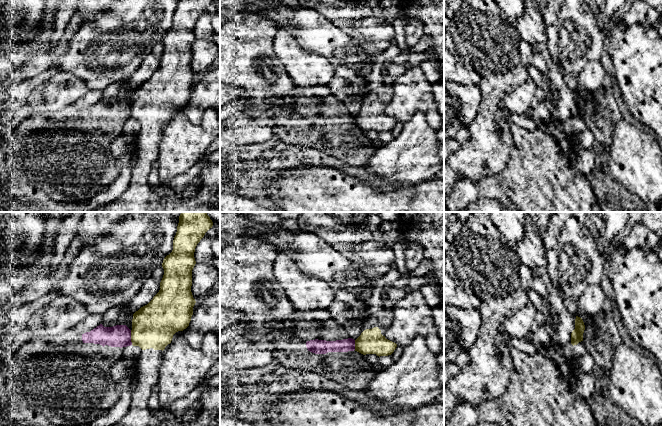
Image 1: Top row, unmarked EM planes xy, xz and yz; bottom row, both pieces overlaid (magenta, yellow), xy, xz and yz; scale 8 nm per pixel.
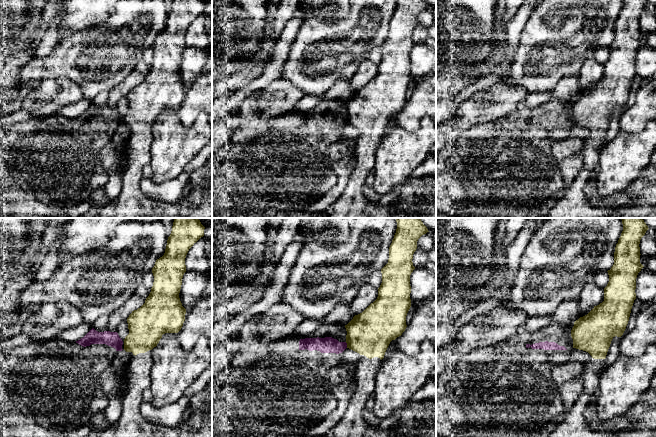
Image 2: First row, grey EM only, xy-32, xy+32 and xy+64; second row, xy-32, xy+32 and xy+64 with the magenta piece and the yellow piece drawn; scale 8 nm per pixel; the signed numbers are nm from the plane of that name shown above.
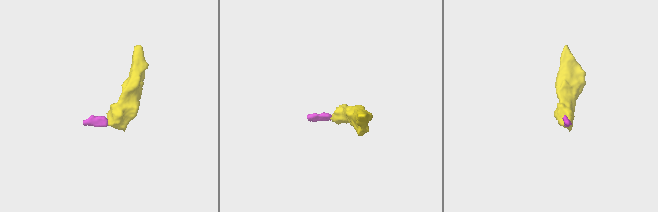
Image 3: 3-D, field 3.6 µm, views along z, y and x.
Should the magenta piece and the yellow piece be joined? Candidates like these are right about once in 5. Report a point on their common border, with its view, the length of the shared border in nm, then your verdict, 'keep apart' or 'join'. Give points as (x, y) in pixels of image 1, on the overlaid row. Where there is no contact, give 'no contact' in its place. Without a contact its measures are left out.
contact xy (130, 337); length 120 nm; keep apart

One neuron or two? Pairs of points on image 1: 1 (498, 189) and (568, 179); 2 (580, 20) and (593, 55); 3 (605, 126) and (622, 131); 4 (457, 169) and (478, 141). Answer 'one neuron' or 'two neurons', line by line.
1: one neuron
2: one neuron
3: two neurons
4: one neuron

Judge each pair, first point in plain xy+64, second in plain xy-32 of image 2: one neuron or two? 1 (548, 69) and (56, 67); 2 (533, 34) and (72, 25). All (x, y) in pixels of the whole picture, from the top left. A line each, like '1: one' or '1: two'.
1: one
2: two

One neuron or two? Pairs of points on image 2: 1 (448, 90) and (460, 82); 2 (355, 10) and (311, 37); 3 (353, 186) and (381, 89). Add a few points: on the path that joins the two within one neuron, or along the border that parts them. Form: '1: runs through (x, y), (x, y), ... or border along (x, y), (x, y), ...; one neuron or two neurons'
1: runs through (451, 87), (457, 83); one neuron
2: runs through (344, 21), (330, 33), (322, 36); one neuron
3: runs through (365, 162), (365, 149), (369, 140), (369, 113); one neuron

